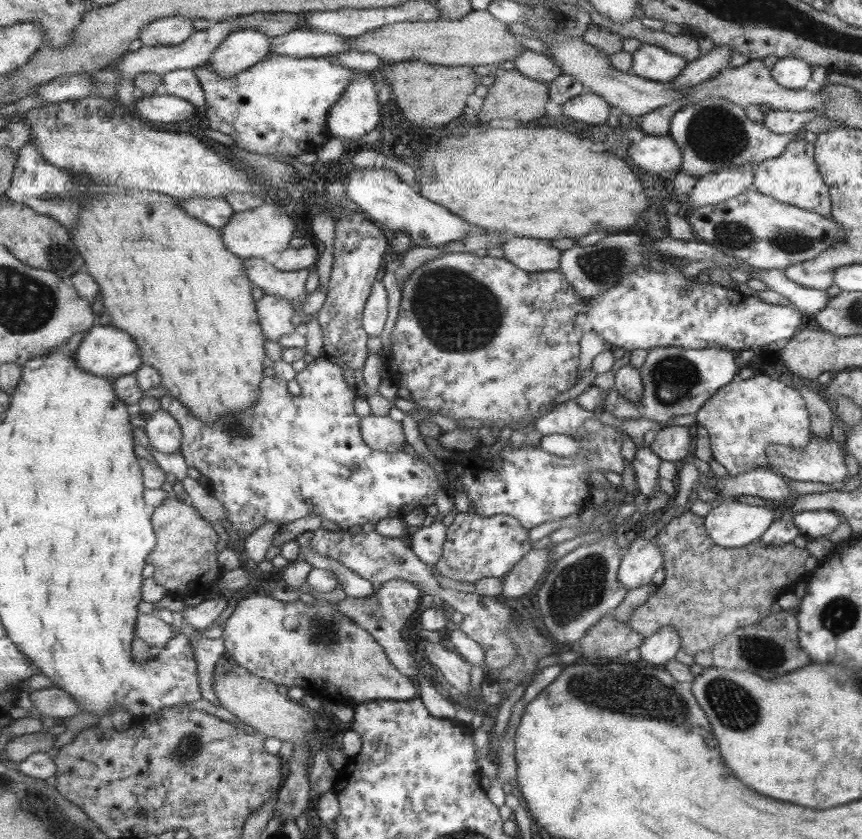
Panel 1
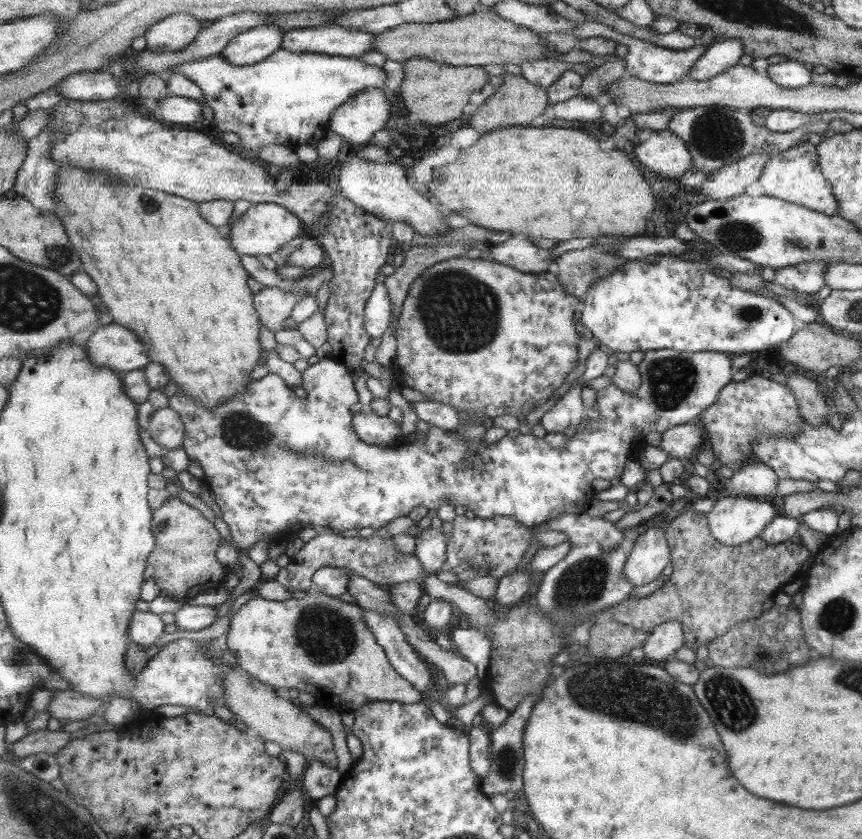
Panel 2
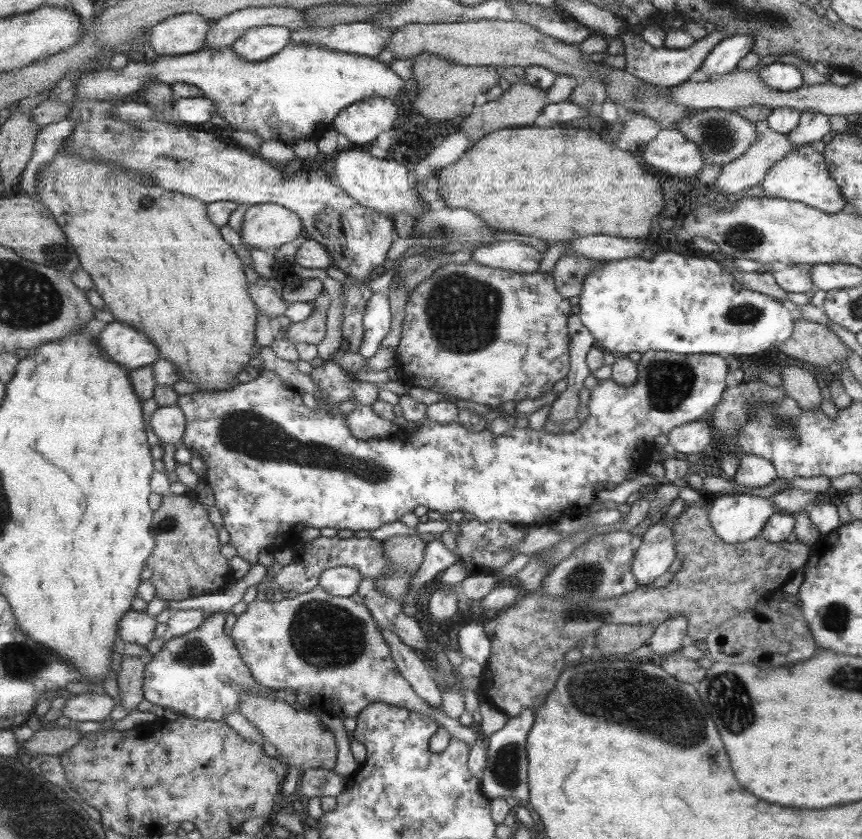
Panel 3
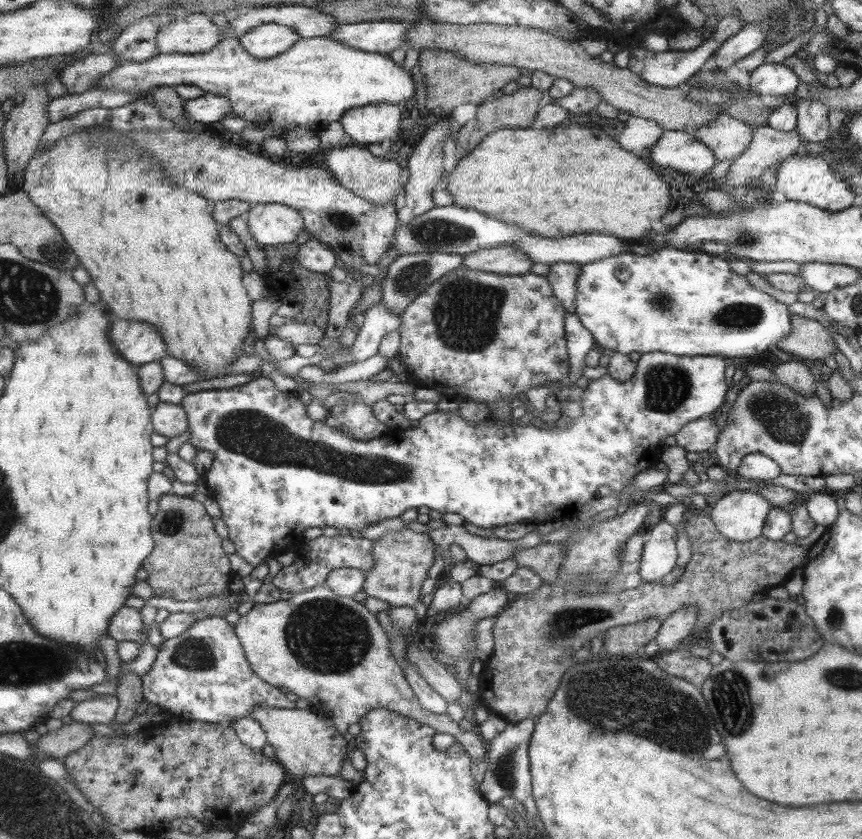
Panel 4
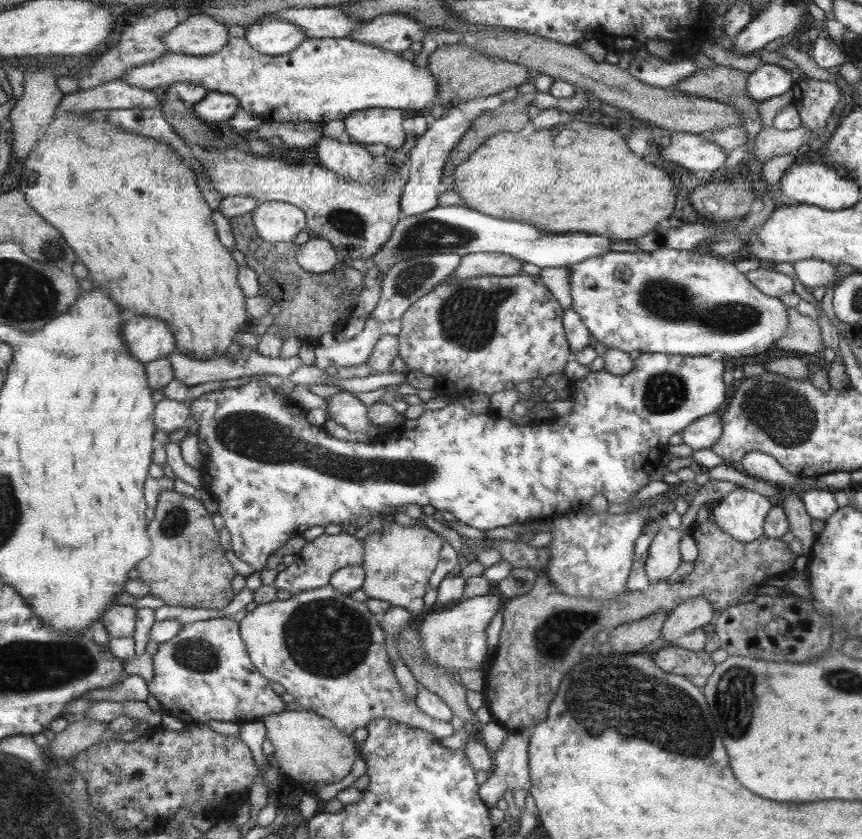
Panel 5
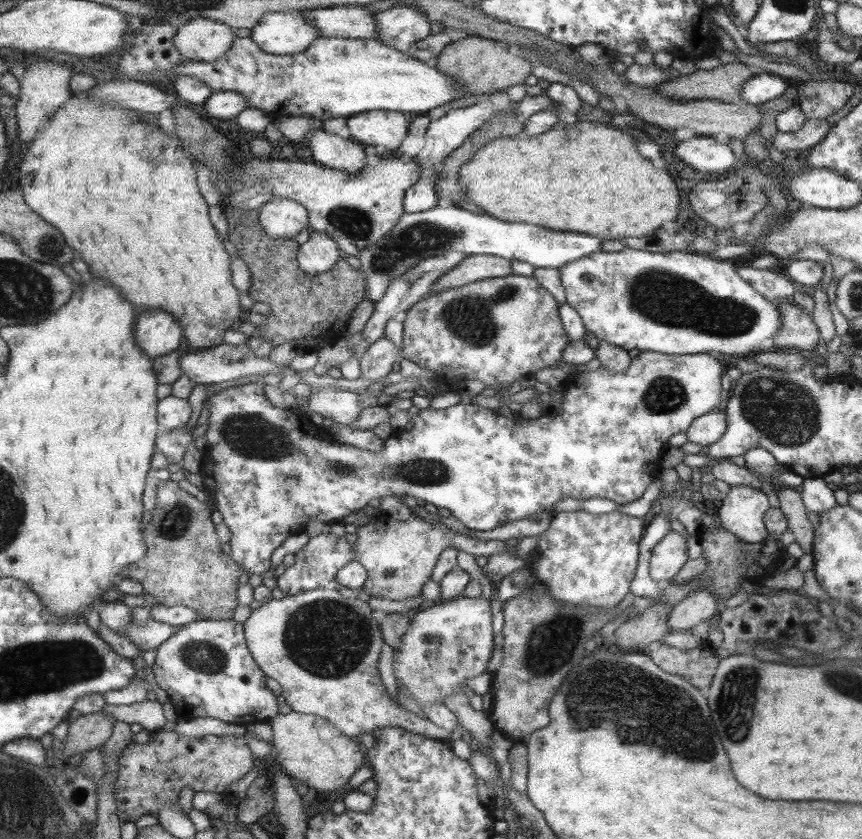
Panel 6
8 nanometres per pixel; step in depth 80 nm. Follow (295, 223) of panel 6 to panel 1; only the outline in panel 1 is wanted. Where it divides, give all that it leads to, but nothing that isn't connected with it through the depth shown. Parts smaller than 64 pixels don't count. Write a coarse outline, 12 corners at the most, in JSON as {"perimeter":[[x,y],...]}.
{"perimeter":[[276,201],[235,213],[221,230],[244,261],[286,251],[295,222]]}

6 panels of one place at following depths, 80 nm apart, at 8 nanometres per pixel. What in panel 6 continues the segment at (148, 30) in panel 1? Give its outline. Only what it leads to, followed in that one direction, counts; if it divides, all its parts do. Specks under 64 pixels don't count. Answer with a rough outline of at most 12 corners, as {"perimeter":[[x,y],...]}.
{"perimeter":[[194,18],[177,29],[185,58],[214,61],[237,40],[231,25]]}

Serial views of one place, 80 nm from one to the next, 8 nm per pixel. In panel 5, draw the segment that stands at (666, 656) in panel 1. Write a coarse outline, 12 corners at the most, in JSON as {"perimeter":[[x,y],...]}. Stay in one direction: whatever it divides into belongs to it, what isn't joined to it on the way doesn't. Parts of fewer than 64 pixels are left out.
{"perimeter":[[698,596],[671,610],[661,627],[662,646],[713,620]]}

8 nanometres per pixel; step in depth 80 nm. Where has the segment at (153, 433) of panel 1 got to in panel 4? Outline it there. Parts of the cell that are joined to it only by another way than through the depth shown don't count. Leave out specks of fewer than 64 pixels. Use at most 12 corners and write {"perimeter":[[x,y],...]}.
{"perimeter":[[159,402],[153,408],[155,432],[167,438],[190,428],[182,404]]}

